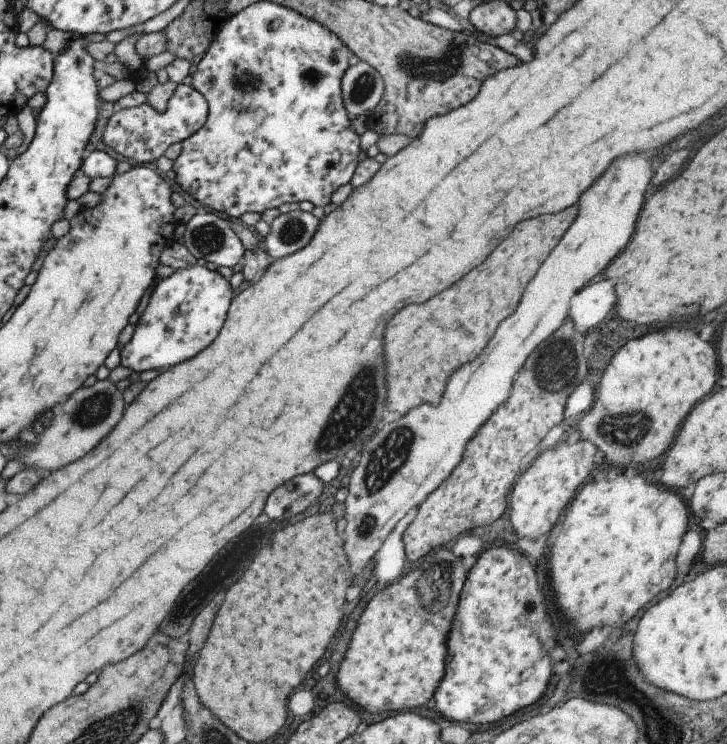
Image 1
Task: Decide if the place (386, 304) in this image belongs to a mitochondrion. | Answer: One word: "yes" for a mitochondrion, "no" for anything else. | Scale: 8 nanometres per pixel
no

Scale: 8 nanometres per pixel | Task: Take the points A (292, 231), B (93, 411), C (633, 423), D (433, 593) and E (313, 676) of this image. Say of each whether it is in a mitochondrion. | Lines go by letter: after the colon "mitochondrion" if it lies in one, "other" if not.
A: mitochondrion
B: mitochondrion
C: mitochondrion
D: mitochondrion
E: other

